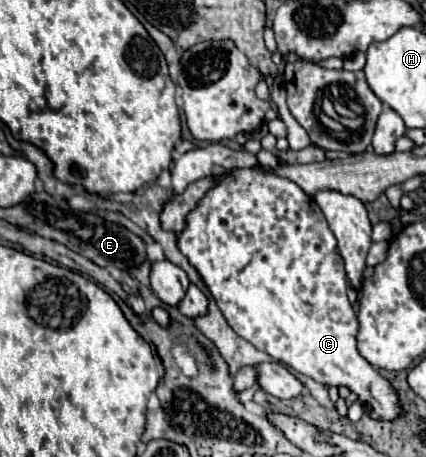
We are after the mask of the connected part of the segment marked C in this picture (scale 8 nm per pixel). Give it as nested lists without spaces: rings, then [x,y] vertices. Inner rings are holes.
[[[260,164],[252,166],[252,168],[234,168],[230,172],[226,172],[216,186],[212,186],[196,204],[194,210],[190,210],[186,214],[186,226],[184,230],[178,234],[176,240],[180,252],[188,258],[188,262],[196,268],[196,272],[202,276],[206,288],[210,290],[210,294],[214,296],[220,312],[224,314],[224,318],[228,320],[228,324],[232,326],[232,330],[236,334],[240,334],[242,338],[246,338],[248,342],[252,342],[258,350],[270,354],[276,362],[282,362],[290,368],[294,368],[300,374],[306,374],[310,378],[314,378],[320,384],[326,386],[348,386],[354,394],[358,394],[358,402],[370,412],[370,416],[374,420],[394,420],[402,414],[402,406],[398,400],[398,394],[392,390],[390,382],[386,378],[382,378],[356,350],[356,334],[358,334],[358,320],[356,314],[352,310],[352,304],[348,302],[346,290],[348,290],[348,280],[346,280],[346,272],[344,272],[344,260],[340,258],[340,254],[336,252],[336,238],[332,234],[332,230],[328,228],[328,222],[320,210],[320,206],[316,206],[316,200],[312,196],[308,196],[298,184],[294,184],[288,178],[282,178],[270,170],[264,170]]]

